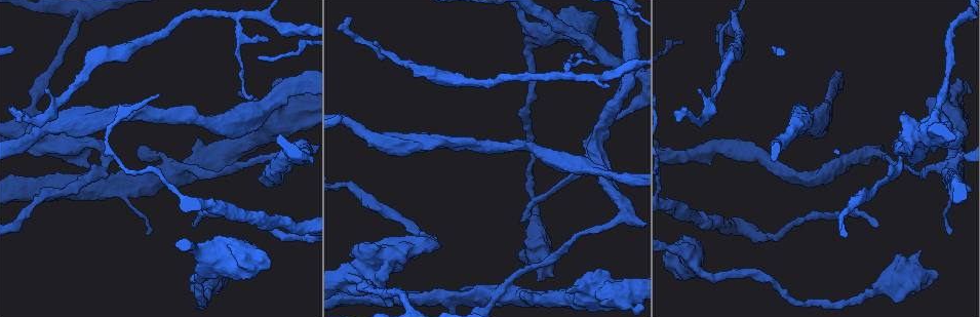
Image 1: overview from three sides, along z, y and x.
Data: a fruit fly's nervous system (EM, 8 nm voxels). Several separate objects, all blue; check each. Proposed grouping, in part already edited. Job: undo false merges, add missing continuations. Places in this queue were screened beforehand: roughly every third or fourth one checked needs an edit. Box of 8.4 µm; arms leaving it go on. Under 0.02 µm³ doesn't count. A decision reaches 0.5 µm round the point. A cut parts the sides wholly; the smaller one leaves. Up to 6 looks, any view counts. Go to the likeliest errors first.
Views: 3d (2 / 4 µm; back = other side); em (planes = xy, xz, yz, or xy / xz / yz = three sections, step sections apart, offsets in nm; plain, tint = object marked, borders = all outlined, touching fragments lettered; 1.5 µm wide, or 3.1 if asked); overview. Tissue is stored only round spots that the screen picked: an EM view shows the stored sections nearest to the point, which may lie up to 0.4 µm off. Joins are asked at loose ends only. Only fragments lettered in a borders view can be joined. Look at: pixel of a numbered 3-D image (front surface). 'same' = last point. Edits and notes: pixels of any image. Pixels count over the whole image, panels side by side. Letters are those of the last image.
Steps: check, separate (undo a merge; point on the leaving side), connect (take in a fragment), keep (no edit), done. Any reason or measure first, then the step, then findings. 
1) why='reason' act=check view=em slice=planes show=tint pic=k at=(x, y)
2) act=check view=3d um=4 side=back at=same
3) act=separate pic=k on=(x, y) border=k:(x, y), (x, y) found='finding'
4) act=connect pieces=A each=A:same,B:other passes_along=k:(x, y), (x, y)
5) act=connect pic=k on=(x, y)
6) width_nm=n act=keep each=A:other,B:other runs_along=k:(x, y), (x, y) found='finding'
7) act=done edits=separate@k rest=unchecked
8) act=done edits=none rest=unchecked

why='an open end' act=check view=em slice=xz step=4 show=borders pic=1 at=(193, 224)

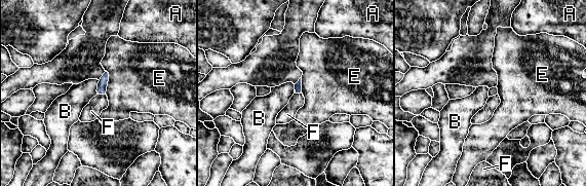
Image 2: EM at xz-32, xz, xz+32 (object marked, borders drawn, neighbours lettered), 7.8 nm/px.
why='another direction' act=check view=em slice=planes show=borders at=same

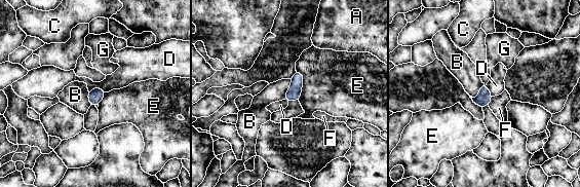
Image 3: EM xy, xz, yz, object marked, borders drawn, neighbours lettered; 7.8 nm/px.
act=connect pieces=F each=A:other,B:other,C:other,D:other,E:other,F:same,G:other passes_along=3:(294, 94), (293, 100), (294, 109) found='the neuron continues'

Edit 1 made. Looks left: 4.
why='stops while still wide' act=check view=em slice=planes show=borders pic=1 at=(554, 276)

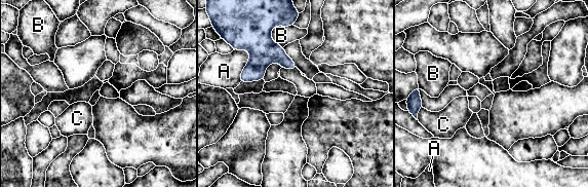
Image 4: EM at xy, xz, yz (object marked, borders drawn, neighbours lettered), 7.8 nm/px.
act=keep each=A:other,B:other,C:other runs_along=4:(284, 5), (242, 79) found='no lettered fragment goes on from it'

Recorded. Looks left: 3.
why='calibre changes' act=check view=3d um=2 pic=1 at=(305, 238)

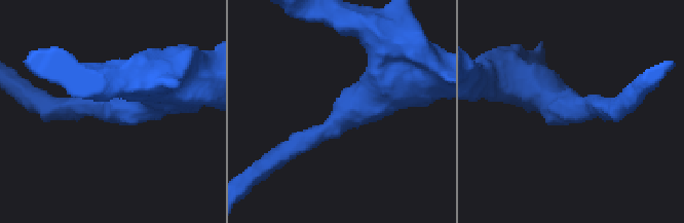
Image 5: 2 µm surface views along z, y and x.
arm_widths_nm=200,380 why='now the EM' act=check view=em slice=planes show=borders pic=5 at=(113, 109)

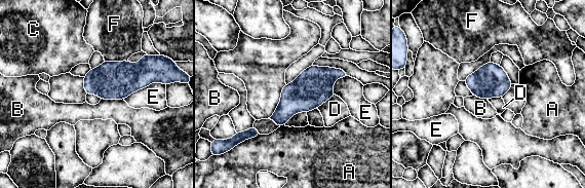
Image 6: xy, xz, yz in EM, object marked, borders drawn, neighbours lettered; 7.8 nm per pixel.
longest_contact=E:360nm act=keep each=A:other,B:other,C:other,D:other,E:other,F:other border=6:(336, 95), (316, 108) found='all the same neuron'

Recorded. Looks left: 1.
act=done edits=connect@3 rest=unchecked

